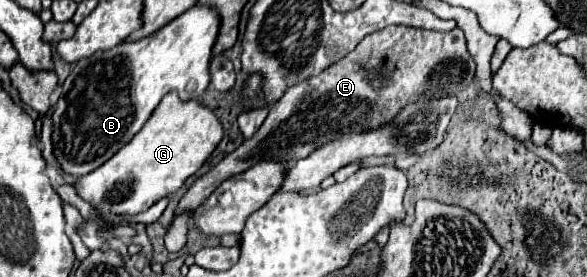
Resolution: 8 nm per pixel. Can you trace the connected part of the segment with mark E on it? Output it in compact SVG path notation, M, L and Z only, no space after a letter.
M386 26L368 34L348 56L334 62L318 76L290 86L284 96L270 106L270 114L262 128L190 186L180 200L176 214L182 210L192 212L216 190L218 184L234 174L246 172L260 160L278 164L296 162L318 150L322 144L338 140L342 134L368 132L390 124L406 104L458 96L474 82L474 76L476 62L466 50L464 32L458 26L450 32Z

